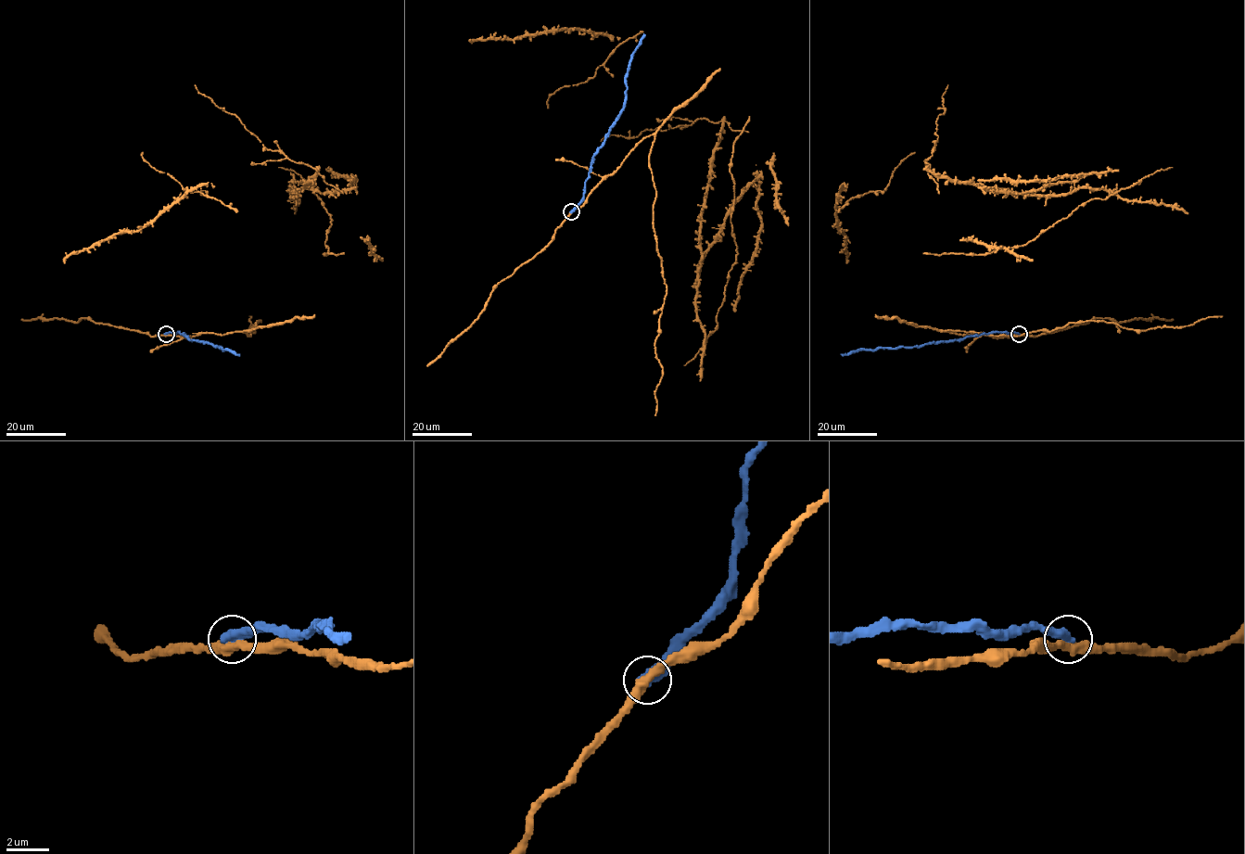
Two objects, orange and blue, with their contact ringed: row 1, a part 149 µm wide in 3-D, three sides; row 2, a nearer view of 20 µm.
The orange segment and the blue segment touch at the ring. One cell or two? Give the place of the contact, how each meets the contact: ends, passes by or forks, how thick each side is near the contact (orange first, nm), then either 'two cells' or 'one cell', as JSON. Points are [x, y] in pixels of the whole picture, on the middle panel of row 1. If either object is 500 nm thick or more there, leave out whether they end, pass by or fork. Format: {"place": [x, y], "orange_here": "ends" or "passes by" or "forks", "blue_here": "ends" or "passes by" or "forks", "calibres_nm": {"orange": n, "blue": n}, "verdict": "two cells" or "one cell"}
{"place": [571, 211], "calibres_nm": {"orange": 420, "blue": 550}, "verdict": "two cells"}

